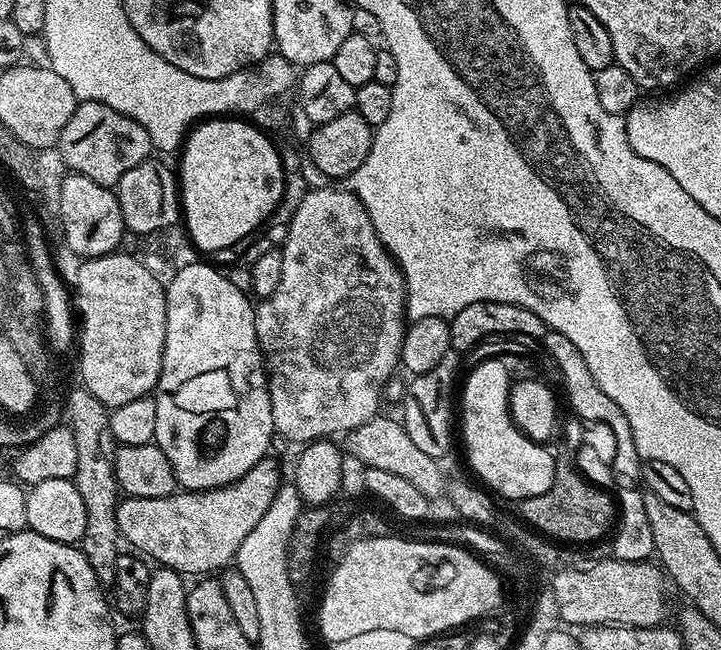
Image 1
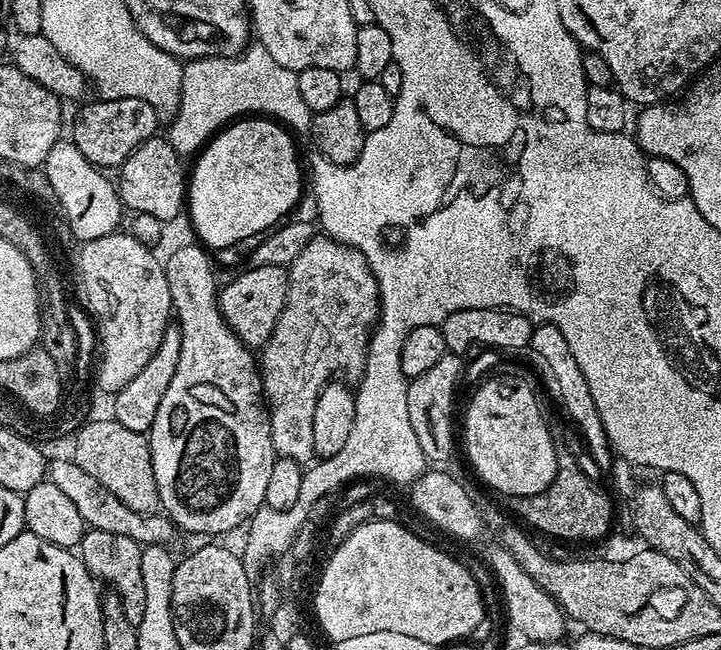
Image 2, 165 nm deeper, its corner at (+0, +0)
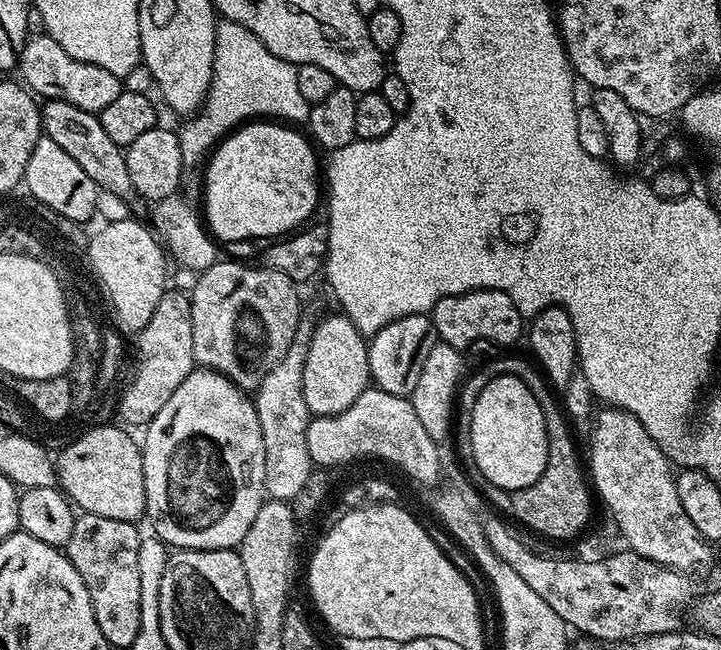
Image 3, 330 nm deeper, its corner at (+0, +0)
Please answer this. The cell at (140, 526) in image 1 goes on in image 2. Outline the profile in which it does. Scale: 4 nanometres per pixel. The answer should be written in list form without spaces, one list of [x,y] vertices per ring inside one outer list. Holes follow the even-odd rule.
[[[53,459],[46,476],[51,484],[58,486],[58,490],[66,493],[66,498],[70,498],[70,502],[74,502],[74,507],[78,509],[78,514],[82,514],[88,528],[111,530],[114,534],[123,534],[126,538],[134,538],[134,542],[138,542],[141,546],[145,544],[167,545],[172,532],[174,533],[174,525],[167,516],[163,514],[147,516],[130,510],[130,506],[126,506],[126,502],[122,502],[121,499],[114,498],[114,494],[110,494],[110,490],[106,490],[106,486],[102,486],[98,478],[86,474],[86,470],[82,470],[82,466],[78,466],[75,459],[56,461]]]

